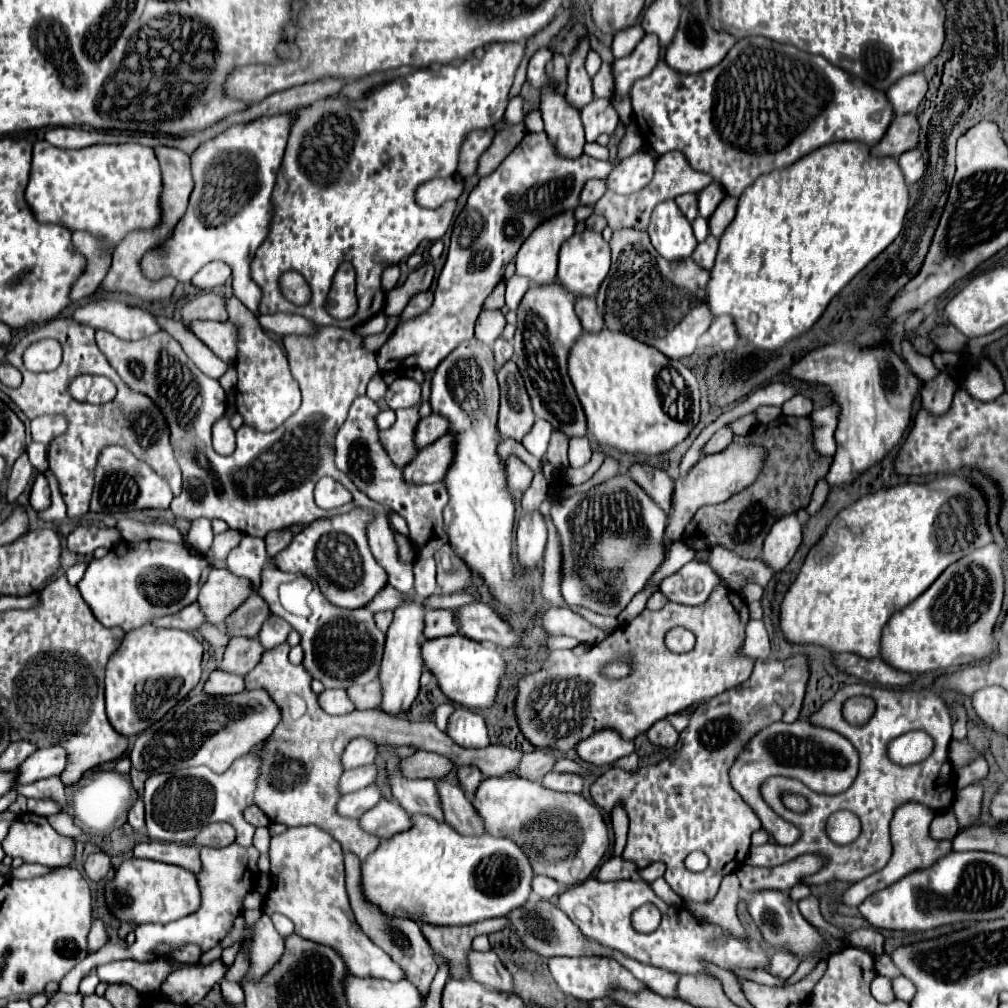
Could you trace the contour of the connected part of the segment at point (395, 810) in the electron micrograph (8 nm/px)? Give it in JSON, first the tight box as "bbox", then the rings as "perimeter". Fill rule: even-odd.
{"bbox":[361,798,413,840],"perimeter":[[[385,798],[375,808],[361,816],[361,826],[367,832],[387,840],[389,836],[409,830],[413,826],[413,818],[405,808],[399,806],[397,800]]]}

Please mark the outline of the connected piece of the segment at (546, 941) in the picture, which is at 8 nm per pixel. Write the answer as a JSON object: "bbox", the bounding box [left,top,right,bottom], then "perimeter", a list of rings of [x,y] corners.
{"bbox":[507,900,615,958],"perimeter":[[[529,900],[523,908],[513,910],[507,918],[511,920],[511,928],[517,930],[517,934],[521,936],[523,944],[539,952],[541,956],[551,958],[551,956],[591,956],[591,954],[613,956],[615,954],[609,948],[603,948],[601,944],[587,942],[579,932],[579,928],[575,928],[575,924],[549,900]]]}

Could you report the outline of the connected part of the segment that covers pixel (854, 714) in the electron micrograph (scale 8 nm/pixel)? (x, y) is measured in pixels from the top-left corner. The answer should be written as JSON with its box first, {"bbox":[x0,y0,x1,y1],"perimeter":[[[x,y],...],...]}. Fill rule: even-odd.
{"bbox":[845,698,873,724],"perimeter":[[[851,698],[845,702],[845,718],[853,724],[863,724],[873,714],[873,700],[871,698]]]}

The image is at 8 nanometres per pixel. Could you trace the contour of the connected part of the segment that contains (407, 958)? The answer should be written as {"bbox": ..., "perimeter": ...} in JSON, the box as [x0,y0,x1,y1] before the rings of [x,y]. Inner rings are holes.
{"bbox":[345,854,437,1004],"perimeter":[[[351,854],[345,856],[345,886],[347,886],[347,894],[349,894],[349,902],[351,902],[355,920],[359,922],[361,930],[371,938],[371,942],[375,942],[379,948],[383,948],[383,952],[387,952],[391,956],[391,960],[395,960],[395,964],[399,964],[403,968],[405,978],[411,980],[419,988],[419,992],[423,992],[423,1004],[425,1004],[425,1000],[429,996],[431,980],[437,972],[437,962],[435,962],[431,946],[423,938],[419,924],[415,920],[387,916],[377,904],[371,904],[371,900],[367,900],[367,896],[363,896],[361,862],[357,856],[351,856]]]}

